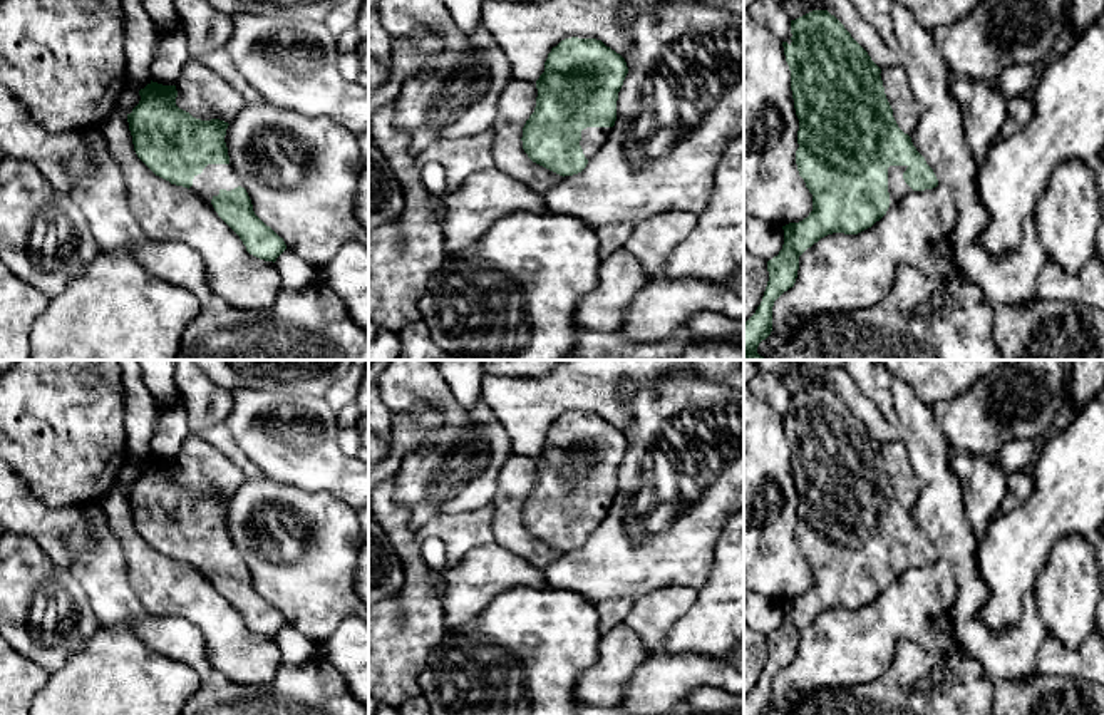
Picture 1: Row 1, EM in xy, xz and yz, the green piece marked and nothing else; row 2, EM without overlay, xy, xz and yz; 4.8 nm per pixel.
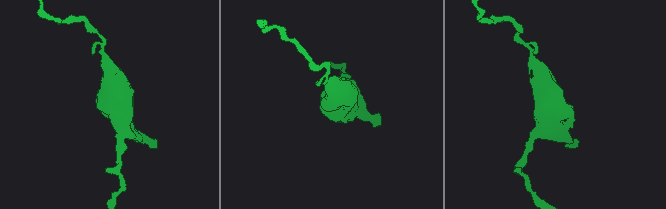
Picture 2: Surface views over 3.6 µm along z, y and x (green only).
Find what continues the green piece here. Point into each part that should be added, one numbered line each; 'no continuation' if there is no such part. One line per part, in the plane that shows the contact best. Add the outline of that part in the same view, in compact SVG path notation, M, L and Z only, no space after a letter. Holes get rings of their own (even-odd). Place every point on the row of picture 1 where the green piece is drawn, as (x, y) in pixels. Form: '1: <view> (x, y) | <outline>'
1: yz (897, 186) | M908 166L888 167L888 193L891 203L900 201L905 194L913 191L903 179L903 172L906 171L906 167Z

